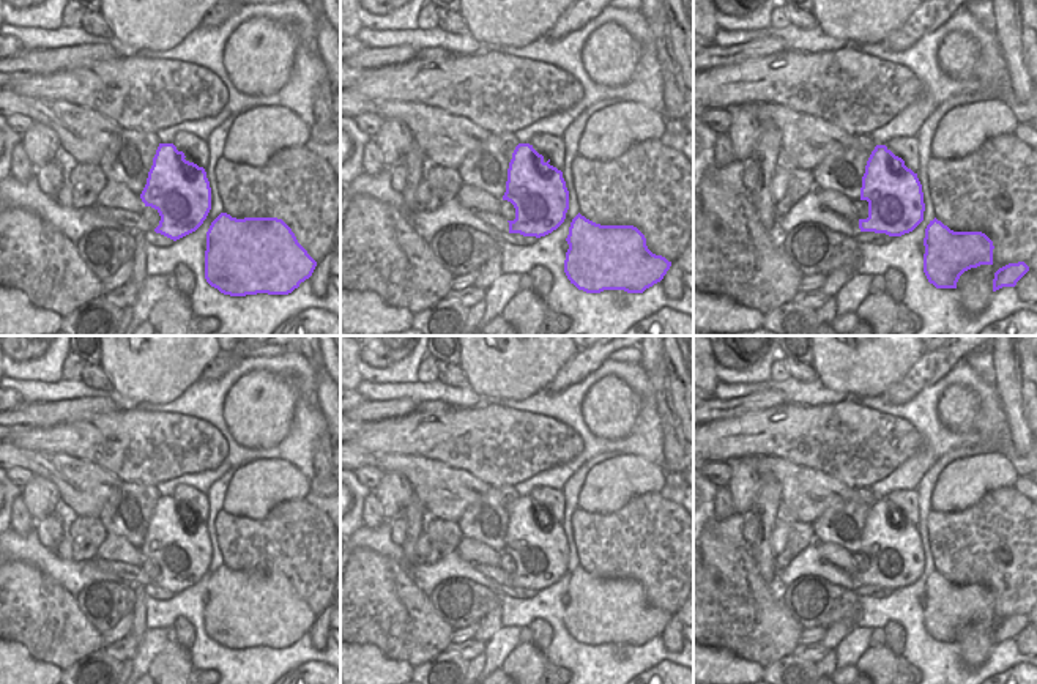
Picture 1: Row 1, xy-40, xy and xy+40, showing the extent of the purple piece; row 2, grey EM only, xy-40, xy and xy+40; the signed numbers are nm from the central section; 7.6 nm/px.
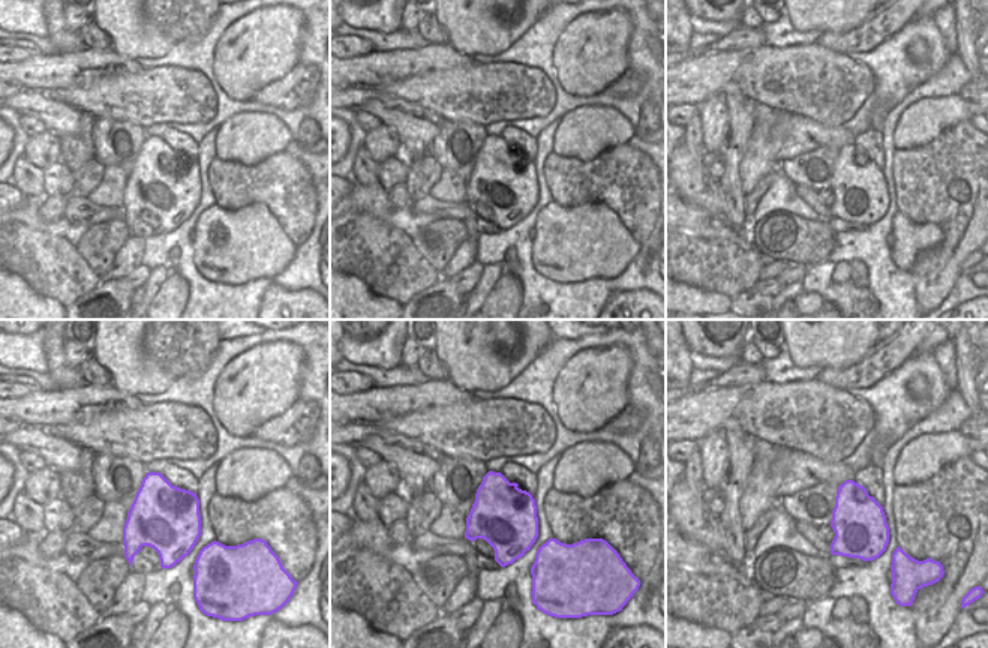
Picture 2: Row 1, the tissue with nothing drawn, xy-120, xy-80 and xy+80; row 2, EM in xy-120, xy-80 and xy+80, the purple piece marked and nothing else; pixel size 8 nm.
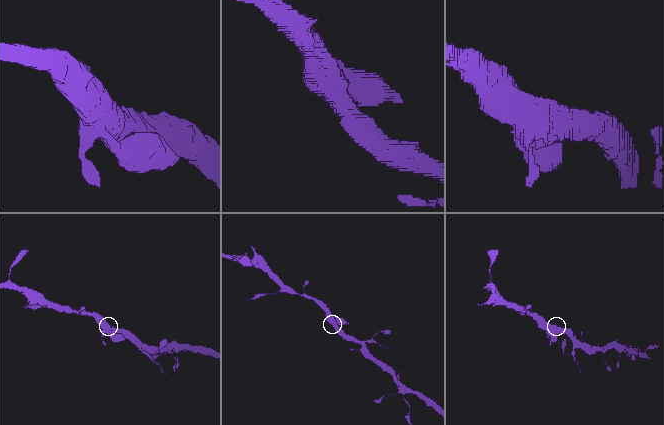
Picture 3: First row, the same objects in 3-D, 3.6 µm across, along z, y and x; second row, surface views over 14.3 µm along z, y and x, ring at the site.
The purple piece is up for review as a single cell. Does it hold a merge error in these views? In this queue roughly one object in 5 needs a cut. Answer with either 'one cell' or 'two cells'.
one cell

